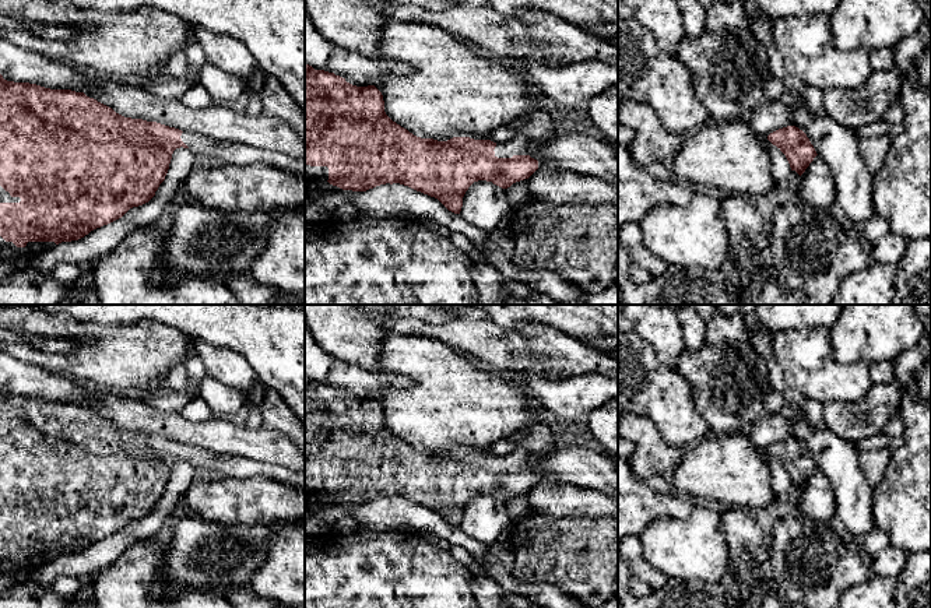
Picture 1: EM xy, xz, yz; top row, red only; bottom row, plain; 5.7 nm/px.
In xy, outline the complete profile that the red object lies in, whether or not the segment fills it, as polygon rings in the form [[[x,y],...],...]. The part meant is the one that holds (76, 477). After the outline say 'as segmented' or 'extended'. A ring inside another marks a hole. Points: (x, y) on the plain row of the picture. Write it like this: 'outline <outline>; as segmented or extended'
outline [[[0,387],[0,573],[34,576],[56,558],[78,553],[122,531],[130,521],[148,516],[165,493],[173,464],[180,460],[203,474],[219,471],[226,478],[261,475],[305,491],[305,472],[124,430],[84,405],[7,394]]]; extended

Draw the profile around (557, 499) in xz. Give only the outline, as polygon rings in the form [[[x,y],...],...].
[[[535,484],[527,492],[531,513],[583,517],[618,517],[618,498],[570,484]]]

